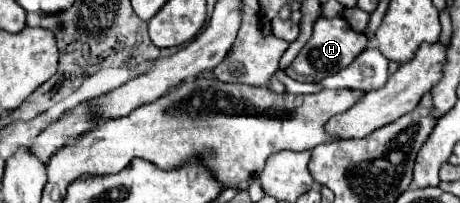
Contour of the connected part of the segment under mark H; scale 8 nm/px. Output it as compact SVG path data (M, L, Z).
M318 17L314 23L314 33L312 39L304 45L304 49L298 53L298 57L288 65L288 69L284 71L288 77L302 81L302 83L314 83L320 81L328 75L334 75L338 71L342 71L344 67L348 67L354 57L366 49L368 39L362 33L356 33L350 23L344 17Z

